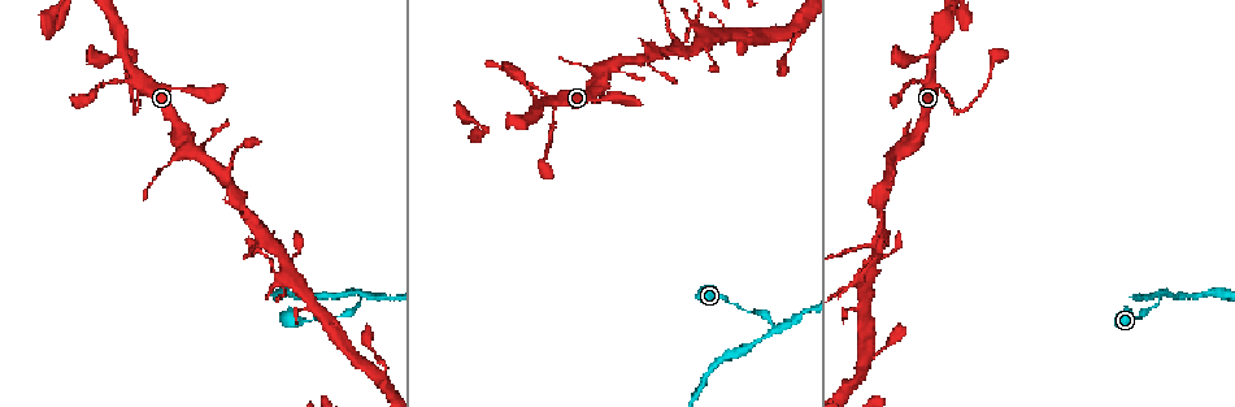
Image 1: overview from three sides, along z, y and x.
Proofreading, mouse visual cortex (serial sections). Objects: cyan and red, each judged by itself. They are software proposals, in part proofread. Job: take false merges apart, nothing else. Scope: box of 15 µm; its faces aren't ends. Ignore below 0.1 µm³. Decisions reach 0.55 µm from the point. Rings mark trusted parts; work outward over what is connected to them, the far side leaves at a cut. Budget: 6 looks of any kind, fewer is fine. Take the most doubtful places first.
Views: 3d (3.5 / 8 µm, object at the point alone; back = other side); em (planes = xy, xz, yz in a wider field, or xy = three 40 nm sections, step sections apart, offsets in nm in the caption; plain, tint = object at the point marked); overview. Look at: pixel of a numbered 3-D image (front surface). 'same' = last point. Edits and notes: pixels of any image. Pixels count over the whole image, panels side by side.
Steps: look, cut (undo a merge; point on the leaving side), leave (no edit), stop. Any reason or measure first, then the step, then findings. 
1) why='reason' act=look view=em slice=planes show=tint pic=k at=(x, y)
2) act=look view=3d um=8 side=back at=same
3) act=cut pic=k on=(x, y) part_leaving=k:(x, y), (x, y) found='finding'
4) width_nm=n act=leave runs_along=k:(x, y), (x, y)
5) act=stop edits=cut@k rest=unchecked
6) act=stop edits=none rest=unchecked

act=look view=3d um=3.5 pic=1 at=(682, 50)

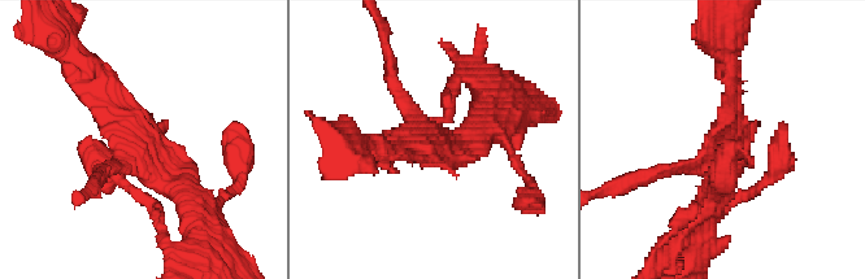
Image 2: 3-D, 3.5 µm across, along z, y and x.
why='now the EM' act=look view=em slice=planes show=tint pic=2 at=(725, 137)

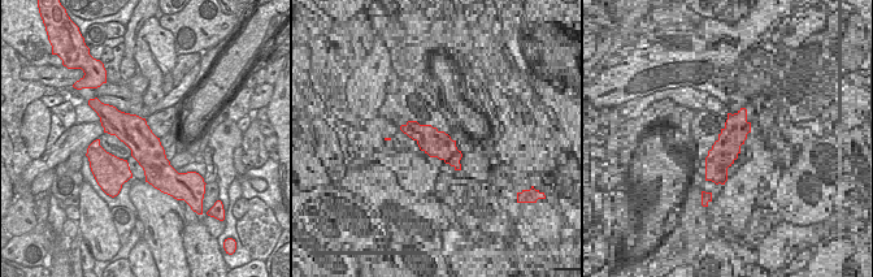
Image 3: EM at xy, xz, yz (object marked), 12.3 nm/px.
width_nm=380 act=leave runs_along=2:(90, 69), (103, 105), (190, 200) found='one cell here'

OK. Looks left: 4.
why='narrows sharply' act=look view=3d um=3.5 pic=1 at=(365, 293)

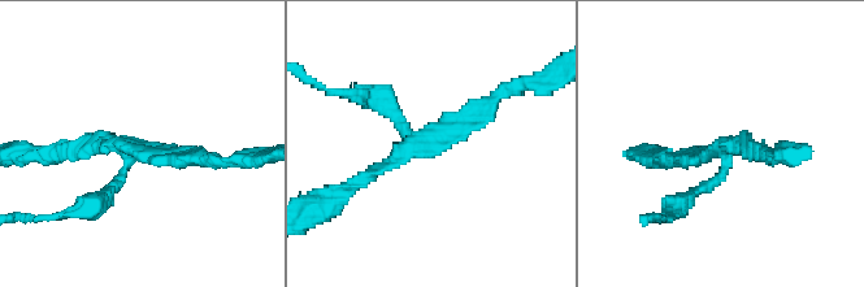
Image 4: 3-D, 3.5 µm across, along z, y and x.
arms=3 arm_widths_nm=150,200,200 act=look view=em slice=xy step=5 show=tint pic=4 at=(723, 150)

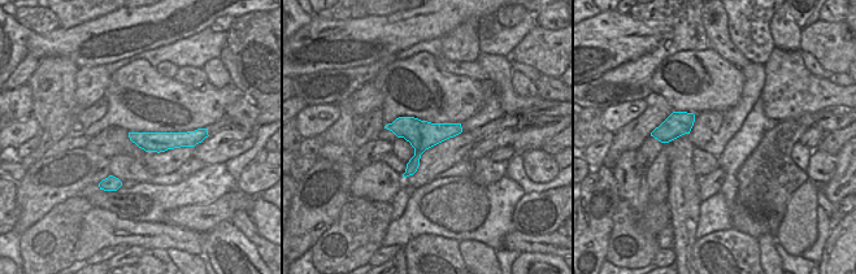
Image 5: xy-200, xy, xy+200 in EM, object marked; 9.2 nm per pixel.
act=leave found='one cell here'

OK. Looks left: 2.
why='small branch off a trunk' act=look view=3d um=3.5 pic=1 at=(548, 97)

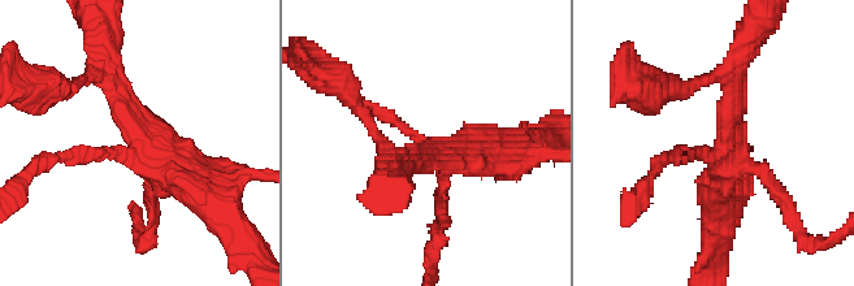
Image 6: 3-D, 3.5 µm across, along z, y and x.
arms=4 arm_widths_nm=150,150,250,450 why='shape alone is not enough' act=look view=em slice=xy step=2 show=tint pic=6 at=(135, 157)

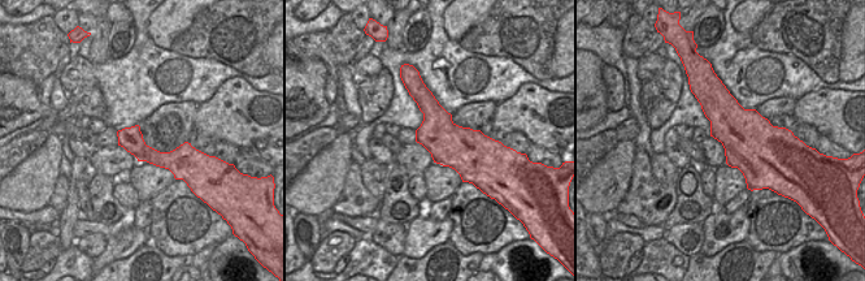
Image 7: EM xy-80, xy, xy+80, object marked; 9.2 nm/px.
act=leave runs_along=6:(495, 148), (449, 159), (349, 95) found='one cell here'

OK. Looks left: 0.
act=stop edits=none rest=unchecked

